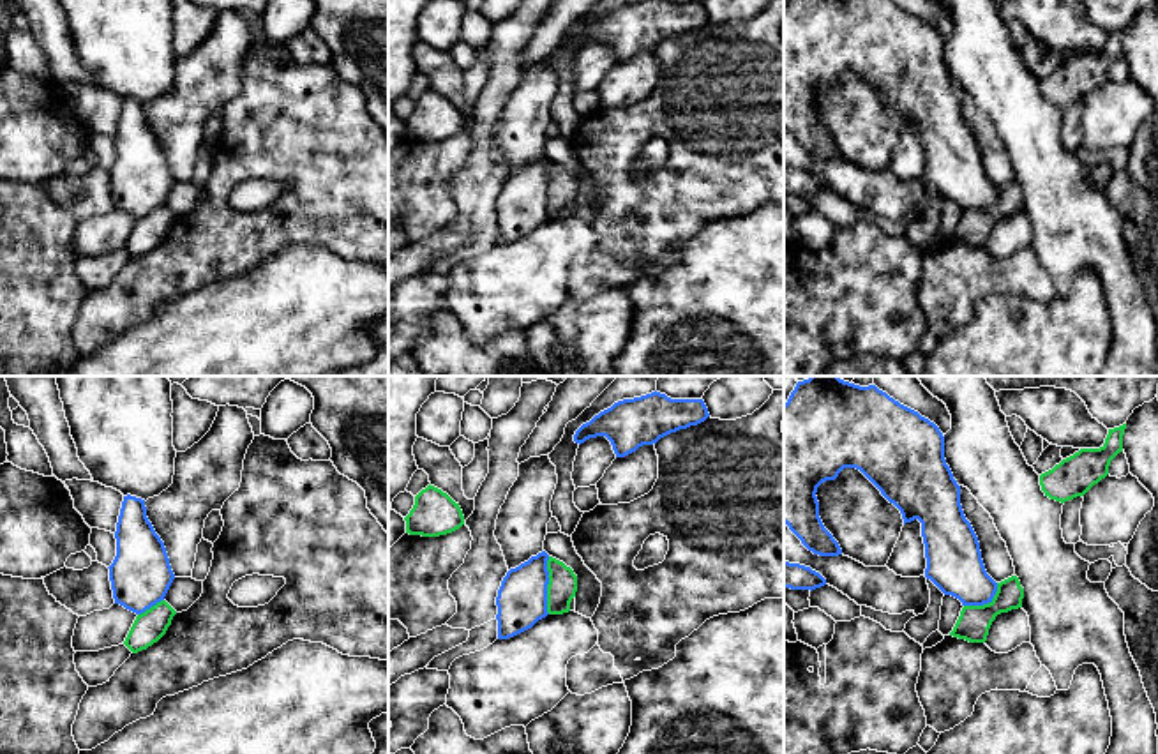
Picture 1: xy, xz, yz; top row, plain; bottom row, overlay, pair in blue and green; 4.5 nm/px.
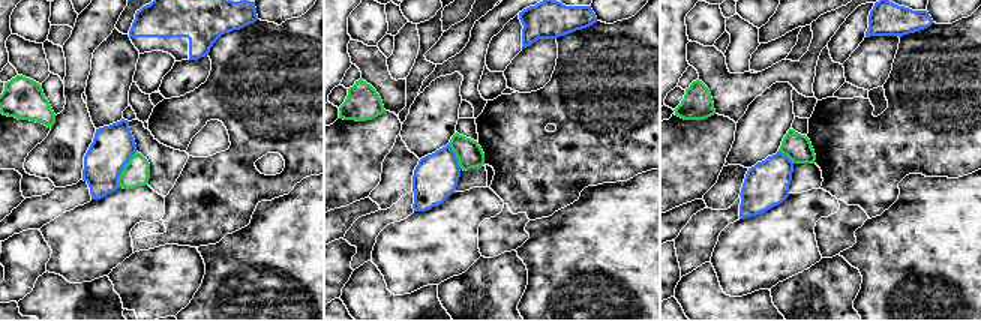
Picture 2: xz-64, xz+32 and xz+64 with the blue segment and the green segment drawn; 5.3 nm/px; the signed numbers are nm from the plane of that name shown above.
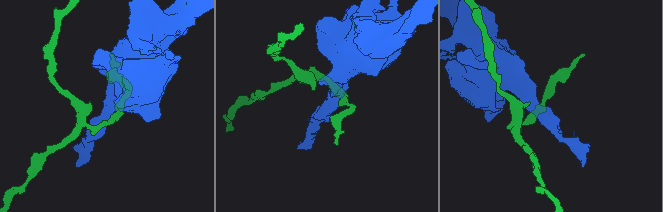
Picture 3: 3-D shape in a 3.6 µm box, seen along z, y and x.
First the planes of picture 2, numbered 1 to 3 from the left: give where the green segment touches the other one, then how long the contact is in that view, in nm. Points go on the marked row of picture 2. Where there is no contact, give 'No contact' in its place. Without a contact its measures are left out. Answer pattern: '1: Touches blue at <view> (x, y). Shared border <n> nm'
1: Touches blue at xz-64 (122, 170). Shared border 220 nm
2: Touches blue at xz+32 (455, 156). Shared border 150 nm
3: Touches blue at xz+64 (785, 155). Shared border 110 nm

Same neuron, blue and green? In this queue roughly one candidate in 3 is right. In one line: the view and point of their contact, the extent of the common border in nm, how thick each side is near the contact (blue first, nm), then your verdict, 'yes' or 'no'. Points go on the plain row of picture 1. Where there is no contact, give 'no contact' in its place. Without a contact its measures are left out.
xz (548, 188) | 260 nm | 220/130 nm | no

